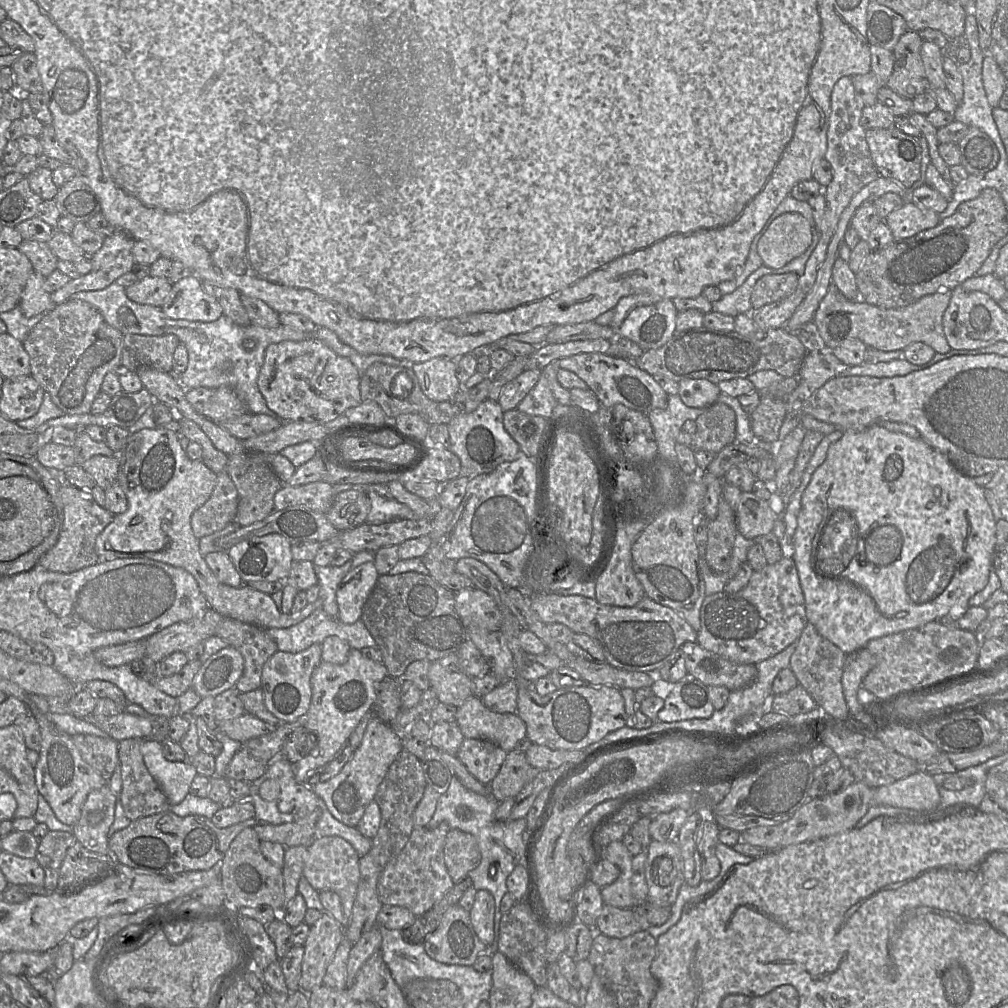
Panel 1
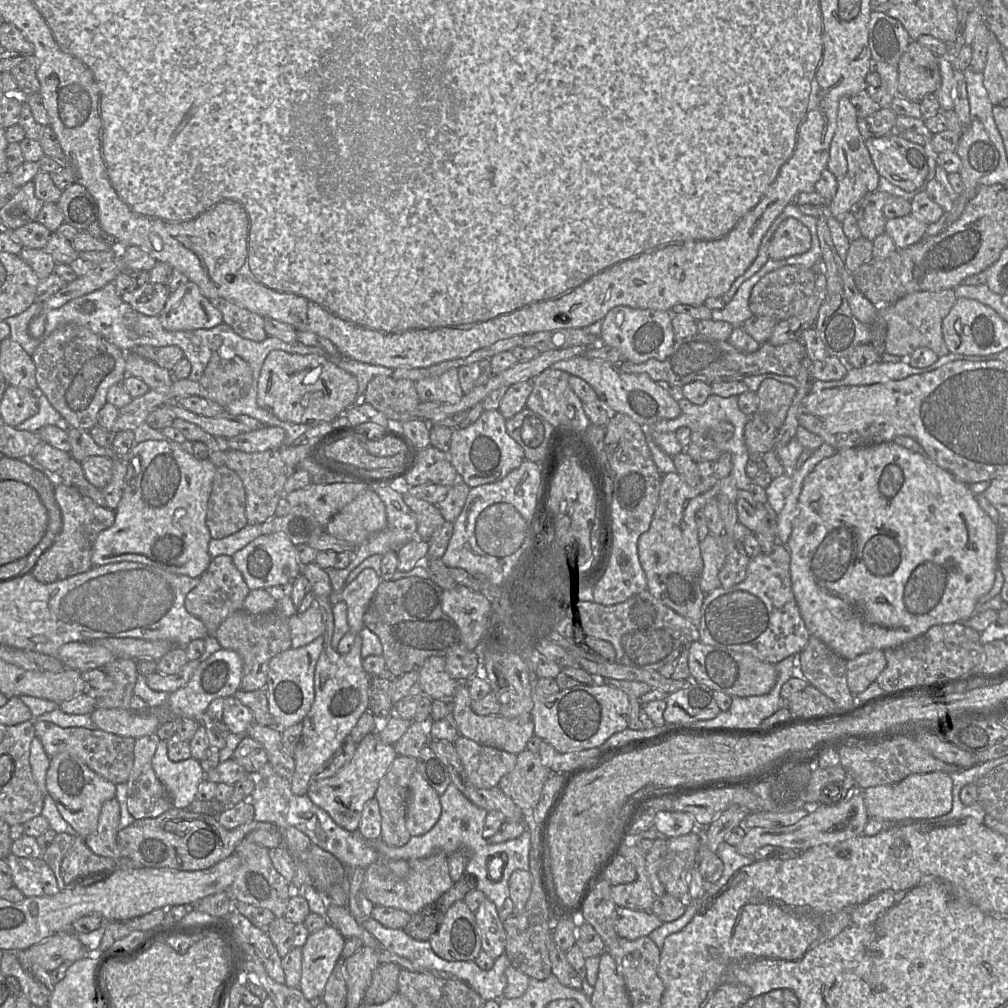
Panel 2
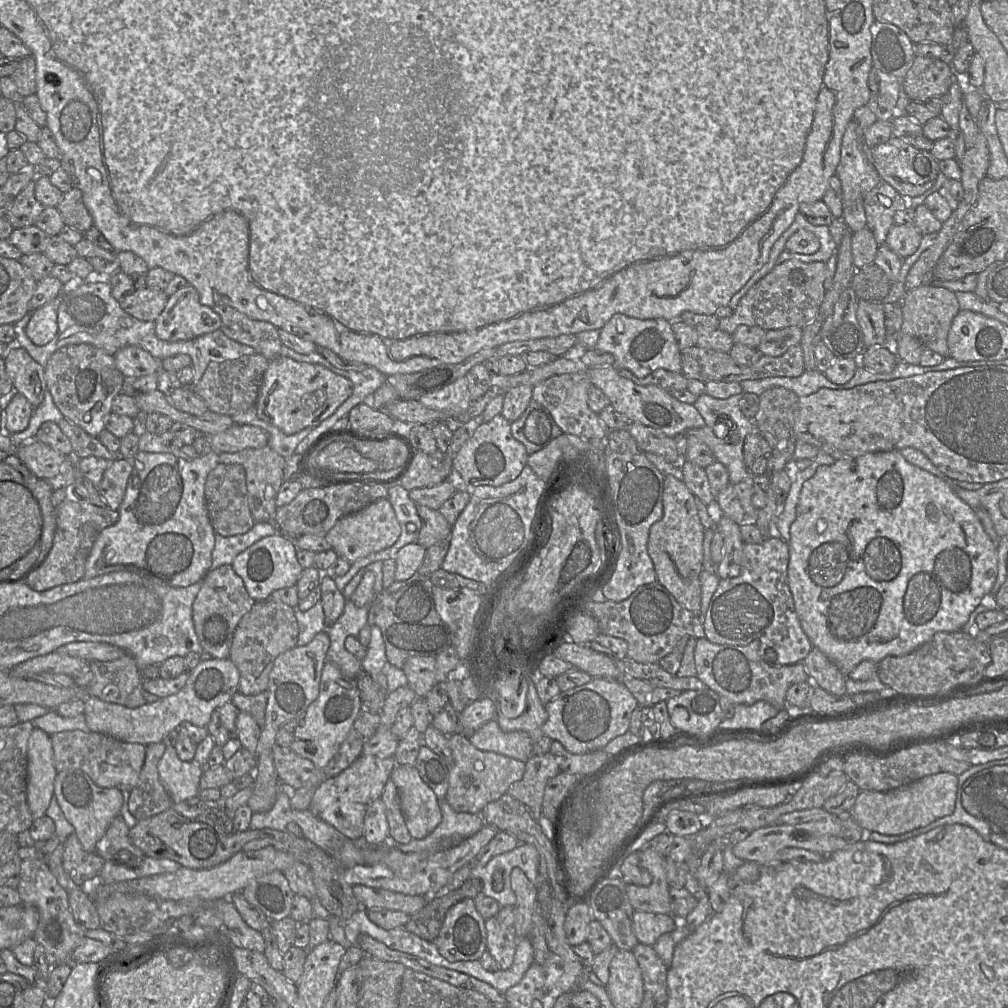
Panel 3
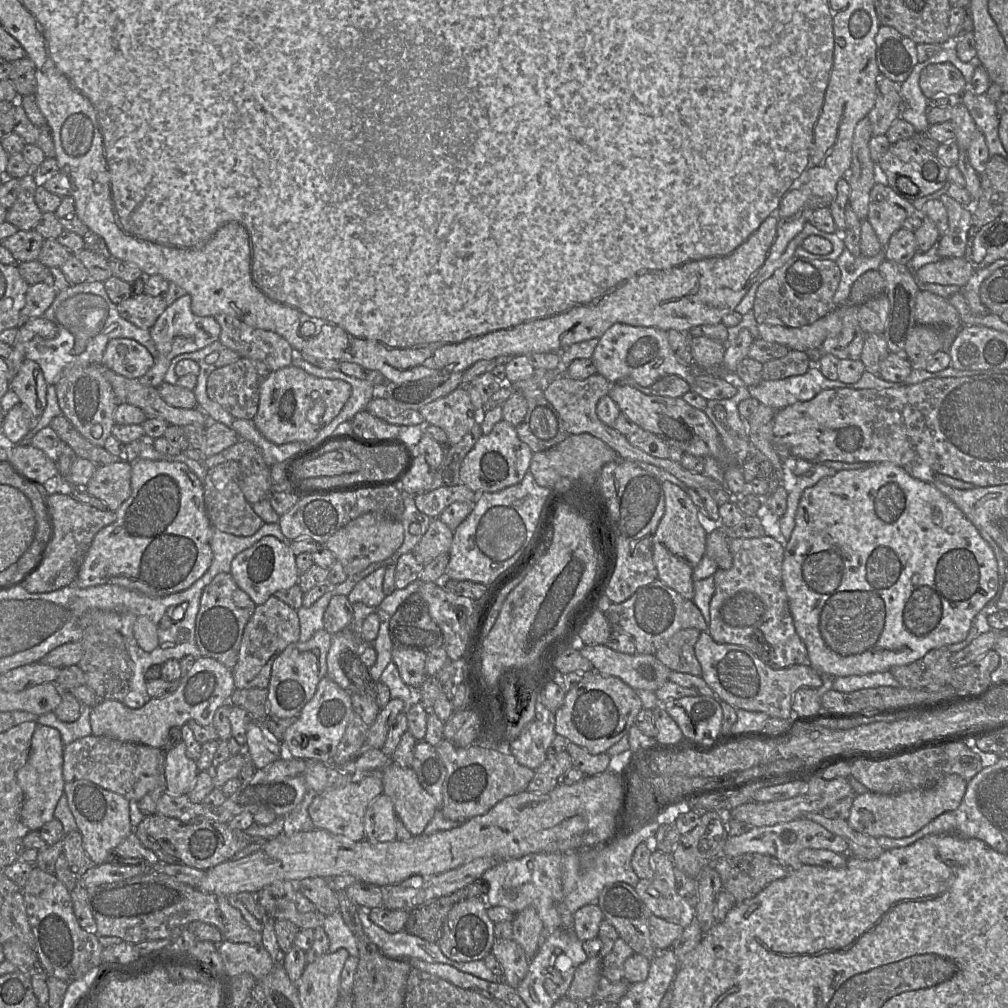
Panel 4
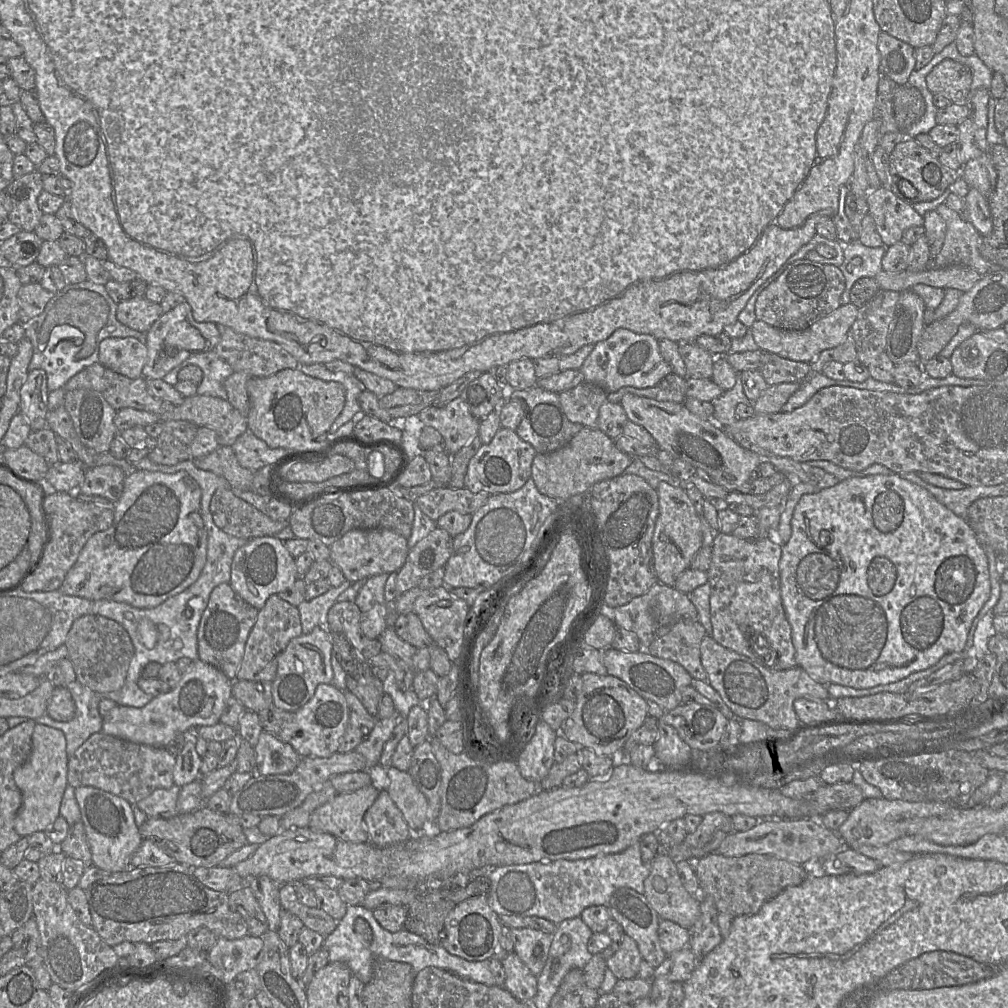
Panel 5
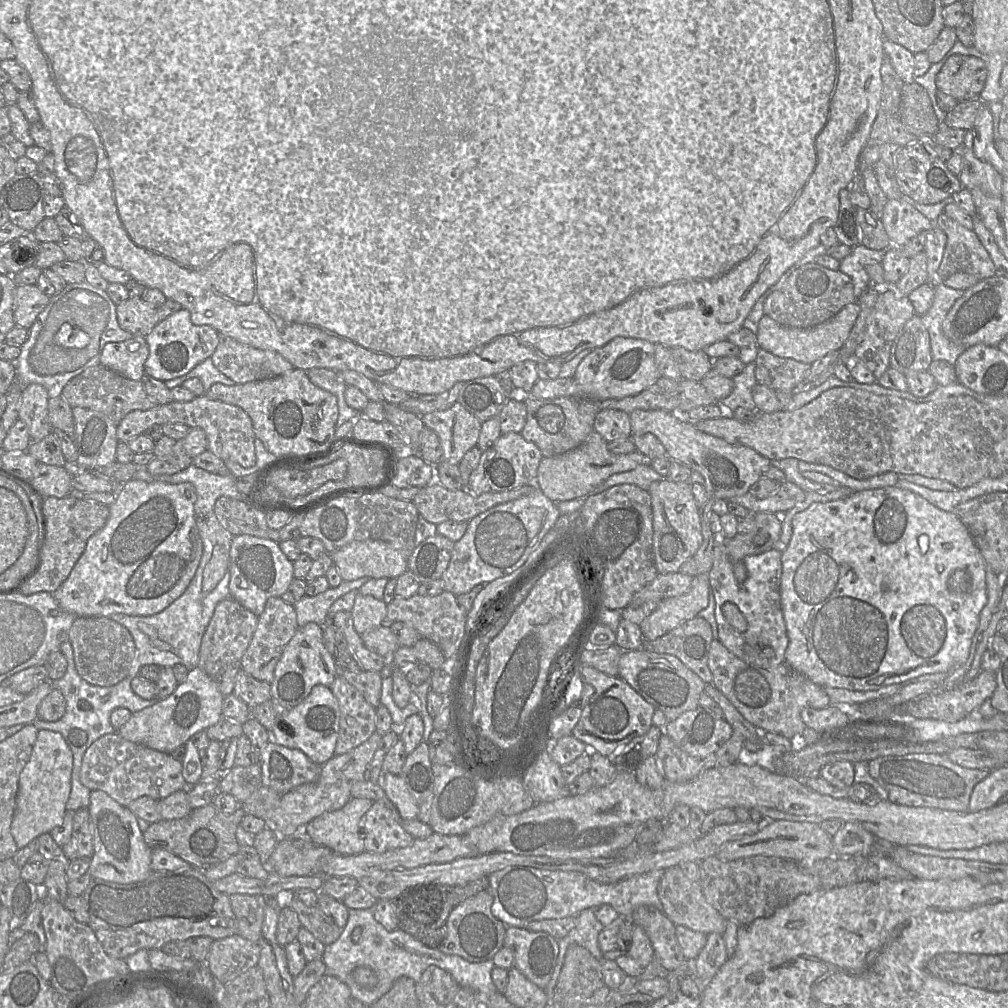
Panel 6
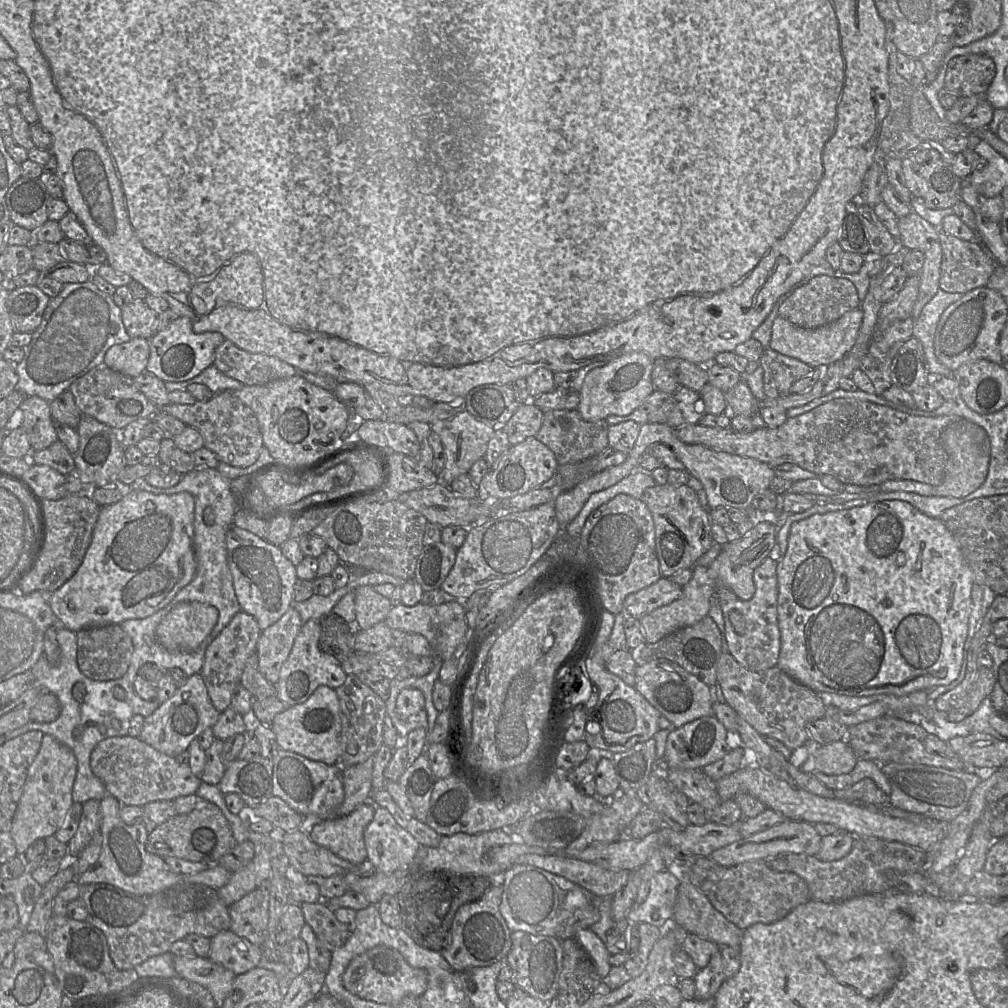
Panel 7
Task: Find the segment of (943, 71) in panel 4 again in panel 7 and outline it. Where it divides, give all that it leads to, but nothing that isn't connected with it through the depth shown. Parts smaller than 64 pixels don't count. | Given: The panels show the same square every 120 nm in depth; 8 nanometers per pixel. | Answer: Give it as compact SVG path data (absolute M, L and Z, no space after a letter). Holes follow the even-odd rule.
M967 53L952 58L947 66L944 87L958 96L985 94L996 74L988 53Z

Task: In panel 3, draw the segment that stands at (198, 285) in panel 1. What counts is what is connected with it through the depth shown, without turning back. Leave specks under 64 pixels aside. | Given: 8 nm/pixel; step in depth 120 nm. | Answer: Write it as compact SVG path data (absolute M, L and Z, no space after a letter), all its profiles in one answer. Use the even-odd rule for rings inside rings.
M190 284L168 298L155 321L159 339L166 342L191 340L221 328L221 317L200 302L197 290Z

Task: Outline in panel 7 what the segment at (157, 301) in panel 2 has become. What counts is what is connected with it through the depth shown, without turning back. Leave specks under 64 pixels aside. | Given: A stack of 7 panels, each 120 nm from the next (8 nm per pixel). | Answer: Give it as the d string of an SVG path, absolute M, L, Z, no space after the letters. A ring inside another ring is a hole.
M133 300L121 307L122 322L131 338L151 339L155 334L157 316L144 300Z

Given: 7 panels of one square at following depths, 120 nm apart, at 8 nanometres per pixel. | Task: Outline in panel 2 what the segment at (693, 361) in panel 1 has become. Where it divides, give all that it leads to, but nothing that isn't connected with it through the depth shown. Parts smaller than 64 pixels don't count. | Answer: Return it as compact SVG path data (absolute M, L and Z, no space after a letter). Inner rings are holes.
M696 333L675 340L670 354L663 361L649 359L643 363L633 363L625 360L620 363L620 368L626 373L645 373L656 382L664 380L682 388L693 381L711 385L715 382L740 381L748 376L766 373L796 377L805 357L806 349L801 340L793 340L780 346L773 346L765 341L756 352L747 354L737 350L728 341Z

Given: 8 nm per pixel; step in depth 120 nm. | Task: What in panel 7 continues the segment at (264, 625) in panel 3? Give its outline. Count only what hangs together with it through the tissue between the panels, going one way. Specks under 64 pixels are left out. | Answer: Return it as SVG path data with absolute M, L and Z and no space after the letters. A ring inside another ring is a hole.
M291 607L276 623L261 632L255 653L259 670L269 683L277 684L281 667L302 625L299 613Z

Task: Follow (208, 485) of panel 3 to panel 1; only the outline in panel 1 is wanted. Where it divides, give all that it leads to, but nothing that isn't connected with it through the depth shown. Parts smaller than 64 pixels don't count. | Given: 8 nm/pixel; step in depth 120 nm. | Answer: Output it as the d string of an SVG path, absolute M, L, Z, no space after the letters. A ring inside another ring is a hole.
M227 471L217 474L209 499L191 516L194 535L200 539L234 522L238 510L238 491Z

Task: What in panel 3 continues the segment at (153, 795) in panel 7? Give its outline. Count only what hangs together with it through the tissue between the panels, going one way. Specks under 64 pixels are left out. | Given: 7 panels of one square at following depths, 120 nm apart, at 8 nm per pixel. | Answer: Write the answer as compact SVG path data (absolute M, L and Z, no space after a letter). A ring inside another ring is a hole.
M71 730L51 736L54 765L57 772L80 770L102 788L118 788L130 792L138 783L145 756L146 745L128 743L114 737L97 733Z

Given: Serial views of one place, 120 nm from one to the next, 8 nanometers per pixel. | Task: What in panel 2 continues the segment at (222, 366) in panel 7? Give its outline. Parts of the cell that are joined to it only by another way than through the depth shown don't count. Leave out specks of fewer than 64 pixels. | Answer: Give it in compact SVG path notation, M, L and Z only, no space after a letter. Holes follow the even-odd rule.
M224 298L210 299L212 305L221 312L223 323L230 326L239 336L261 342L268 335L264 328L264 317L242 308Z

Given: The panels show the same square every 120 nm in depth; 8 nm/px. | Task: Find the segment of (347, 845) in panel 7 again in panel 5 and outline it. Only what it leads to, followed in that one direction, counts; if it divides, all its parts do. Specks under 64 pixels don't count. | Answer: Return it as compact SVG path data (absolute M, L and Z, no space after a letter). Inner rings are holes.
M372 784L351 793L338 793L312 813L308 827L346 842L366 843L368 835L363 818L378 794L379 790Z

